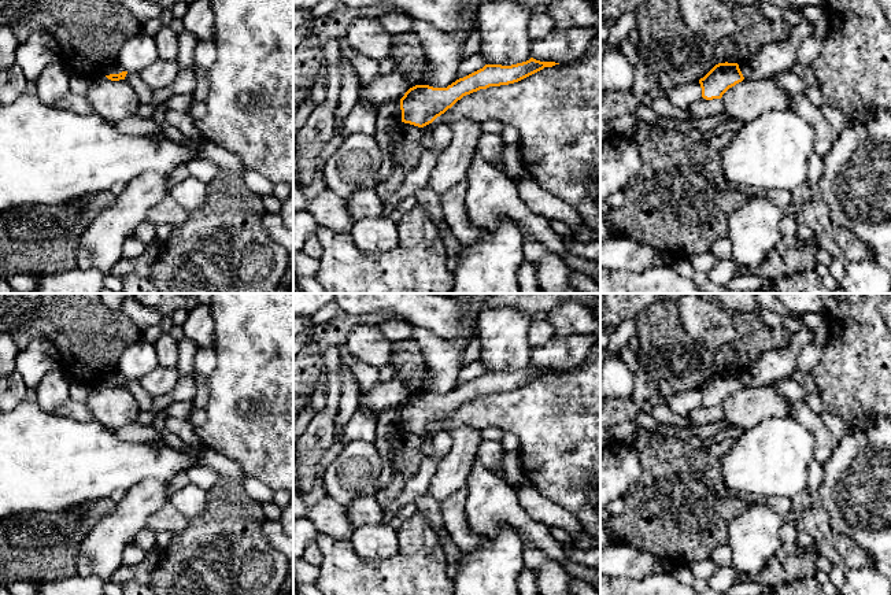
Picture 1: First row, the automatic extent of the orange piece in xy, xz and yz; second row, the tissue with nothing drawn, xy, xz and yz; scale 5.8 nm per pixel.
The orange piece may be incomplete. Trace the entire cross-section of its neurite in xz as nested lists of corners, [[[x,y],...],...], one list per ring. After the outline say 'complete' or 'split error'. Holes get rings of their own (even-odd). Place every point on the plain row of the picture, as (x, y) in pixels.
[[[530,365],[526,369],[502,373],[485,372],[483,376],[456,387],[447,395],[415,392],[400,406],[402,429],[418,435],[432,430],[463,403],[487,396],[518,389],[544,374],[552,374],[555,369],[540,369]]]; complete

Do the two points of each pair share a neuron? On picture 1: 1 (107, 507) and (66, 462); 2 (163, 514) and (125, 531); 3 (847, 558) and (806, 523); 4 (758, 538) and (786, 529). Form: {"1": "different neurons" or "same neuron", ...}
{"1": "different neurons", "2": "different neurons", "3": "same neuron", "4": "different neurons"}

